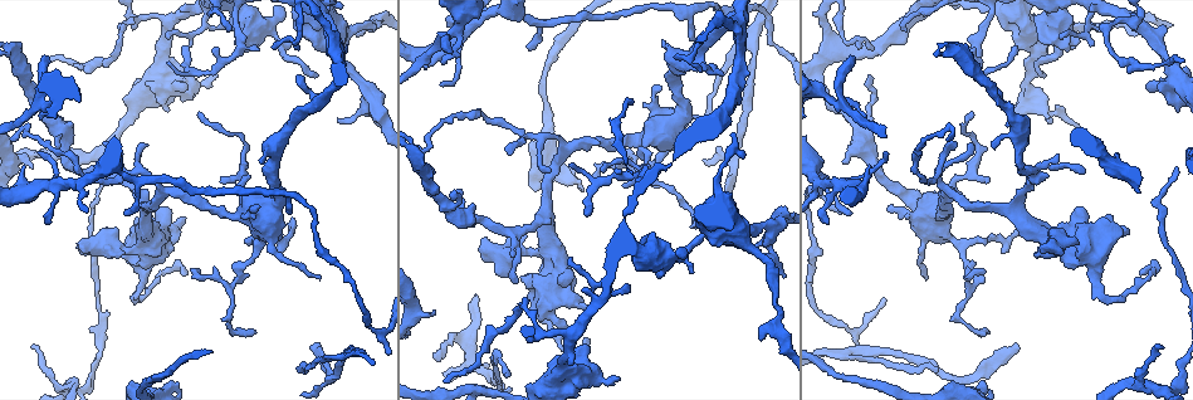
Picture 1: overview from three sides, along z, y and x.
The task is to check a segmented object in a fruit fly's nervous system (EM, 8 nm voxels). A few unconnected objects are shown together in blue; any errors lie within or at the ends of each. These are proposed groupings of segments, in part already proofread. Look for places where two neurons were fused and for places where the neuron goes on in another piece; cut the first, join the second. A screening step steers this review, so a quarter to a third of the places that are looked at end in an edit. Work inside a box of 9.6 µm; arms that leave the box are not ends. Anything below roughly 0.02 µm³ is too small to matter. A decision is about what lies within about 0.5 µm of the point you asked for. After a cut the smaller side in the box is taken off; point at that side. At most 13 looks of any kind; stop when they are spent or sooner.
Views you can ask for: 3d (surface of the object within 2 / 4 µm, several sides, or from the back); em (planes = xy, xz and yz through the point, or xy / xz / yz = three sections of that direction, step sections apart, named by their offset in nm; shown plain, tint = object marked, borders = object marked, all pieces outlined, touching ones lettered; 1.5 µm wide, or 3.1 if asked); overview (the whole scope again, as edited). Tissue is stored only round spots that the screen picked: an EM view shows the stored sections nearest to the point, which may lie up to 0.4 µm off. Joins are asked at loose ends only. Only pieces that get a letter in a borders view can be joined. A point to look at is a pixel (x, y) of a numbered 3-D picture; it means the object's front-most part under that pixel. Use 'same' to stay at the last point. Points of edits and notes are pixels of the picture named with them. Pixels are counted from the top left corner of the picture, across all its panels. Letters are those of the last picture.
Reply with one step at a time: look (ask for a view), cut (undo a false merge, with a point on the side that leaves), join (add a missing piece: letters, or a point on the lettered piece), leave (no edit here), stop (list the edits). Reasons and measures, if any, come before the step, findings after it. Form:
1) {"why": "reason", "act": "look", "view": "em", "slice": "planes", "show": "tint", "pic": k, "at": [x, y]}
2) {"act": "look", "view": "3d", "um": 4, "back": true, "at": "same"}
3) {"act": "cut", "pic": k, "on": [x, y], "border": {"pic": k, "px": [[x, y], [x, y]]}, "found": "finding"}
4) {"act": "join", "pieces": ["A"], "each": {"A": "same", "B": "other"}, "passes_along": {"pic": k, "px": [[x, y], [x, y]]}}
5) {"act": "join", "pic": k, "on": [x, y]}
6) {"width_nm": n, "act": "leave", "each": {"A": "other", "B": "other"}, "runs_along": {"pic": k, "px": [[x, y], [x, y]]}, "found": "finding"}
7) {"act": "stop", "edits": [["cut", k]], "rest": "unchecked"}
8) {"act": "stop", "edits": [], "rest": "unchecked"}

{"why": "abrupt turn", "act": "look", "view": "em", "slice": "planes", "show": "borders", "pic": 1, "at": [138, 295]}

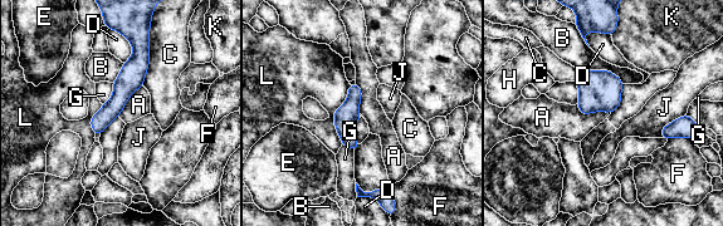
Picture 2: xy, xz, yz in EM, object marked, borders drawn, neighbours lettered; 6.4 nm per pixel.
{"width_nm": 130, "act": "leave", "each": {"A": "other", "B": "other", "C": "other", "D": "other", "E": "other", "F": "other", "G": "other", "H": "other", "J": "other", "K": "other", "L": "other"}, "runs_along": {"pic": 2, "px": [[132, 38], [138, 63], [97, 131]]}, "found": "all the same neuron"}

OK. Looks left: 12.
{"why": "sudden change in width", "act": "look", "view": "em", "slice": "yz", "step": 8, "show": "tint", "pic": 1, "at": [820, 173]}

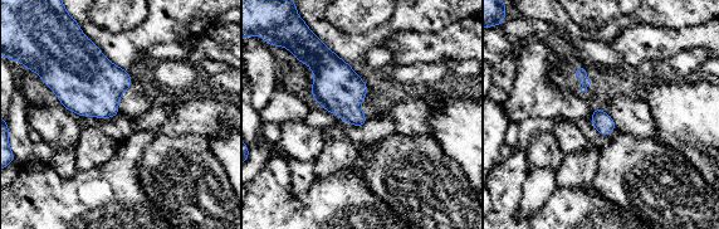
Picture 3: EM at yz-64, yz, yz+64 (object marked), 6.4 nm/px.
{"act": "look", "view": "em", "slice": "planes", "show": "tint", "at": "same"}

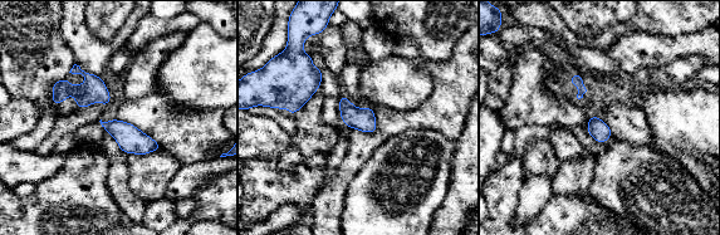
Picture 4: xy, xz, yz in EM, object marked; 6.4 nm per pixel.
{"why": "what lies round it", "act": "look", "view": "em", "slice": "planes", "show": "borders", "at": "same"}

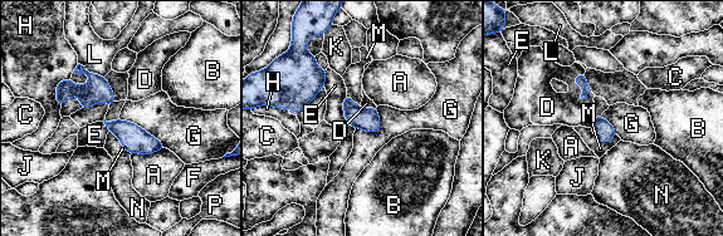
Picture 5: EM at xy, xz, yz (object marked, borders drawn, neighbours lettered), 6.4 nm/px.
{"act": "leave", "each": {"A": "other", "B": "other", "C": "other", "D": "other", "E": "other", "F": "other", "G": "other", "H": "other", "J": "other", "K": "other", "L": "other", "M": "other", "N": "other", "P": "other"}, "border": {"pic": 5, "px": [[120, 118], [136, 123], [166, 147]]}, "found": "all the same neuron"}

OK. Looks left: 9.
{"why": "tapers out", "act": "look", "view": "em", "slice": "xy", "step": 4, "show": "borders", "pic": 1, "at": [1015, 345]}

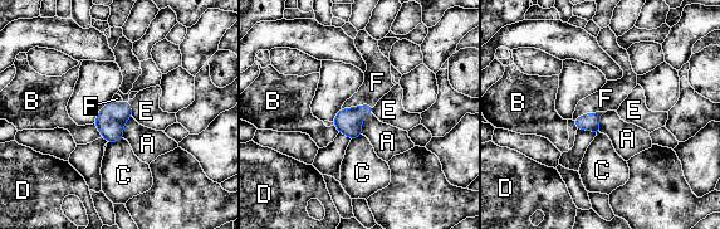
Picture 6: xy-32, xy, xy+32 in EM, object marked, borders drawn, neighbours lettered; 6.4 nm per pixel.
{"width_nm": 110, "act": "join", "pieces": ["F"], "each": {"A": "other", "B": "other", "C": "other", "D": "other", "E": "other", "F": "same"}, "passes_along": {"pic": 6, "px": [[348, 121], [356, 107], [377, 82]]}, "found": "it goes on there"}

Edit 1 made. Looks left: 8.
{"why": "tapers out", "act": "look", "view": "3d", "um": 2, "pic": 1, "at": [692, 41]}

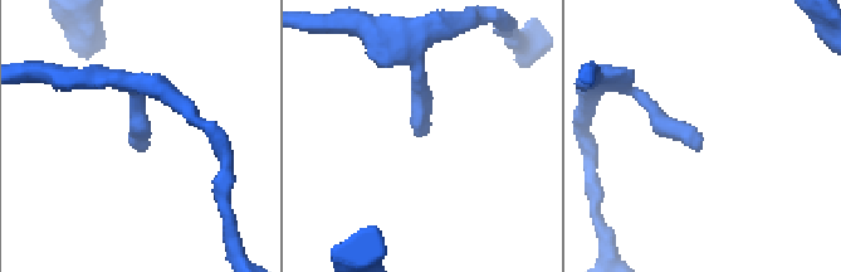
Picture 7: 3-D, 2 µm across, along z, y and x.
{"why": "shape alone is not enough", "act": "look", "view": "em", "slice": "planes", "show": "plain", "pic": 7, "at": [428, 132]}

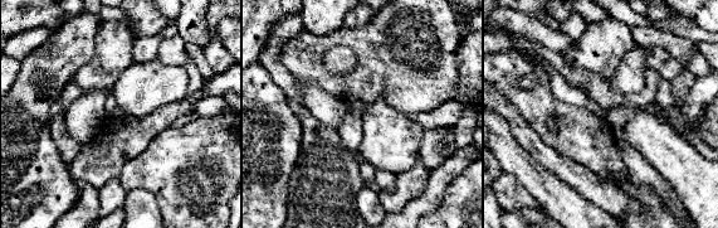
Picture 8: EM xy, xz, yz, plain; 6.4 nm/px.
{"act": "look", "view": "em", "slice": "planes", "show": "borders", "at": "same"}

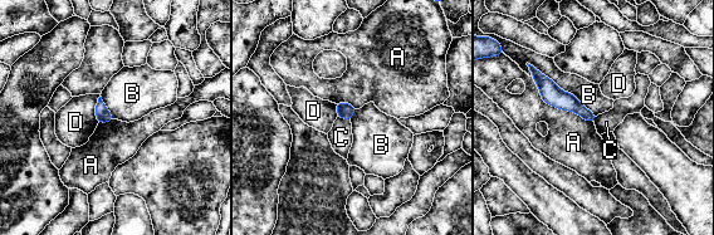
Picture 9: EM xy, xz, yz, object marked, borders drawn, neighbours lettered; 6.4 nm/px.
{"longest_contact_nm": ["B", 550], "act": "leave", "each": {"A": "other", "B": "other", "C": "other", "D": "other"}, "border": {"pic": 9, "px": [[526, 63], [596, 116]]}, "found": "no lettered piece goes on from it"}

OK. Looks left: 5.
{"why": "free end", "act": "look", "view": "em", "slice": "planes", "show": "borders", "pic": 1, "at": [47, 59]}

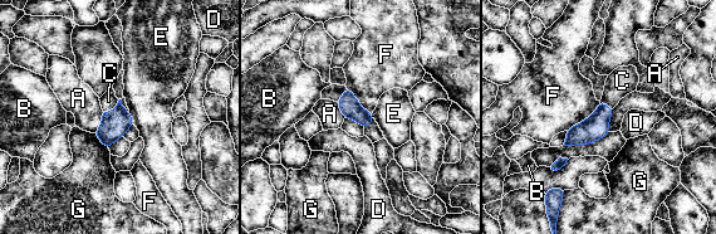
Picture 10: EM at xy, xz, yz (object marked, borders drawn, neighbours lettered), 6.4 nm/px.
{"act": "join", "pieces": ["C"], "each": {"A": "other", "B": "other", "C": "same", "D": "other", "E": "other", "F": "other", "G": "other"}, "passes_along": {"pic": 10, "px": [[114, 125], [113, 110], [108, 101]]}, "found": "the neuron continues"}

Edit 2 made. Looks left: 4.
{"act": "stop", "edits": [["join", 6], ["join", 10]], "rest": "unchecked"}

